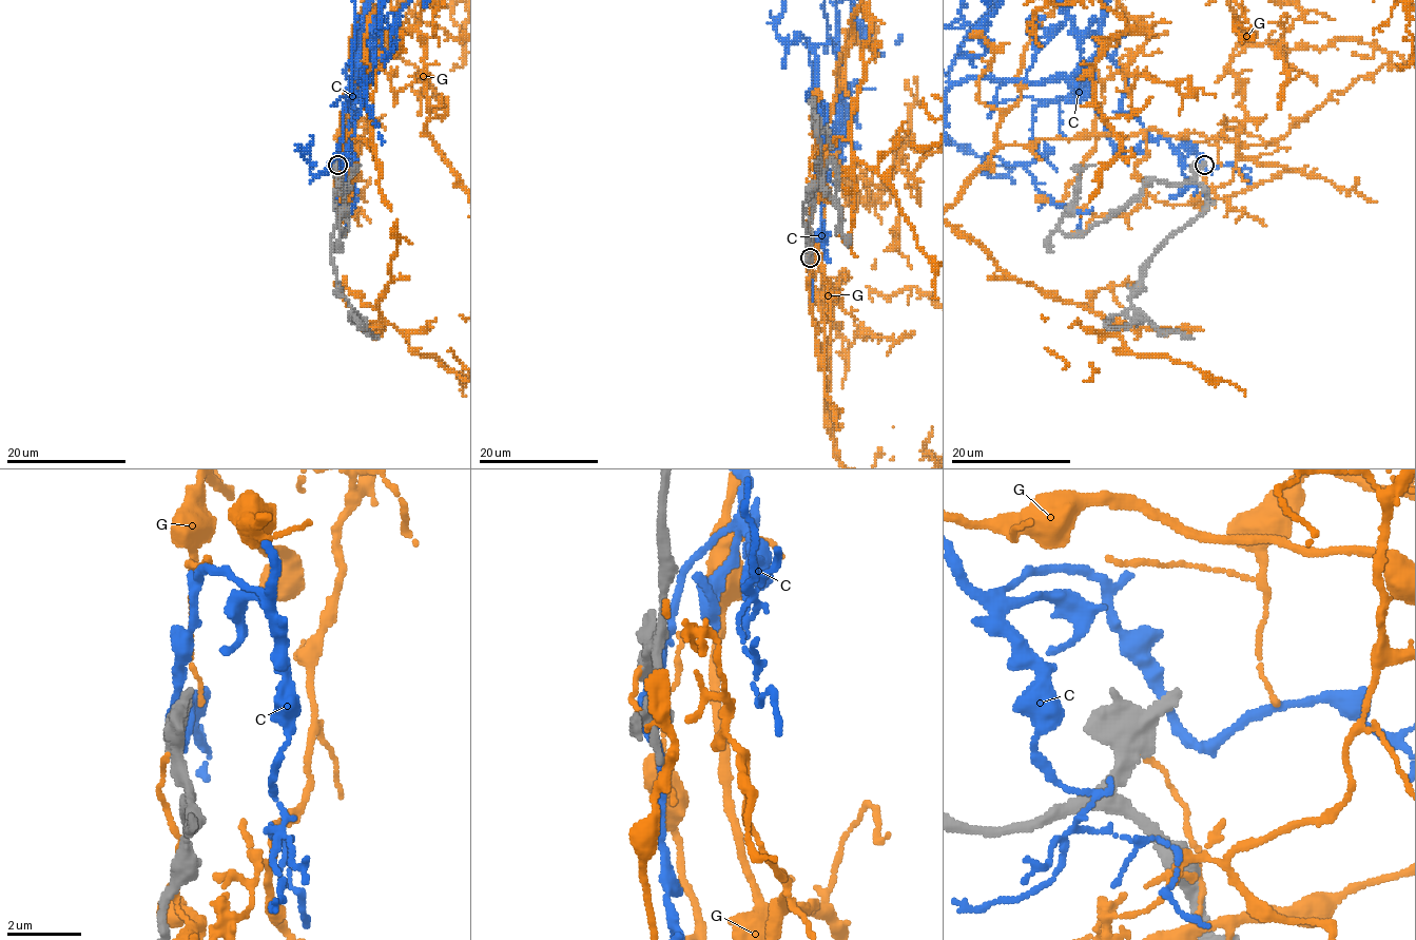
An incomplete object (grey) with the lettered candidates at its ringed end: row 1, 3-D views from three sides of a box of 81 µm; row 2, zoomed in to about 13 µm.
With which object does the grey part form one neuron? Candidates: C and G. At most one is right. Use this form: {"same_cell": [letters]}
{"same_cell": []}

